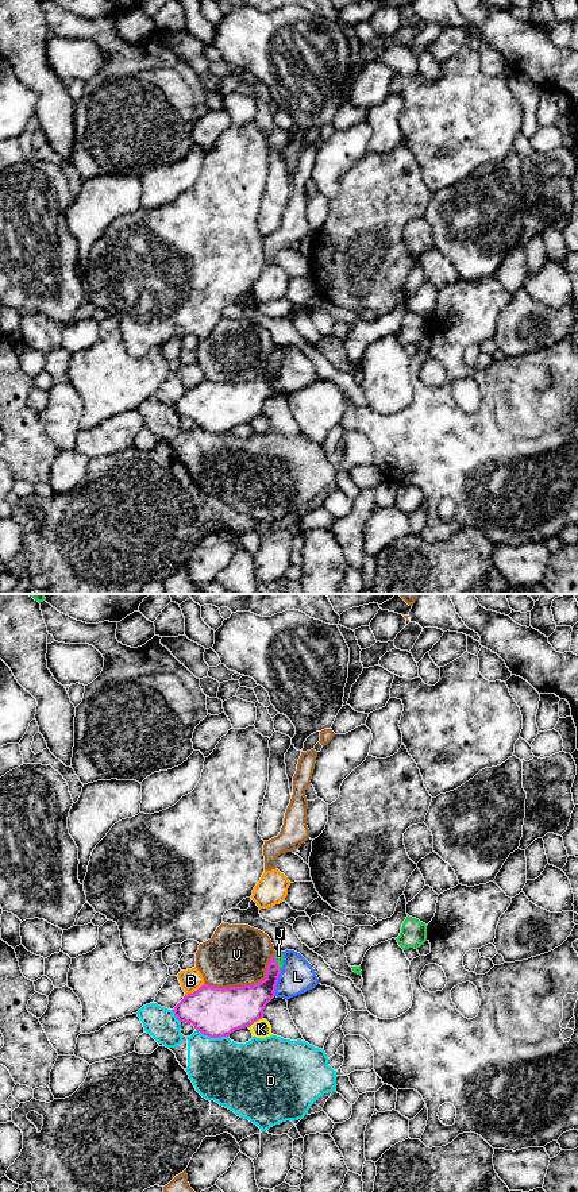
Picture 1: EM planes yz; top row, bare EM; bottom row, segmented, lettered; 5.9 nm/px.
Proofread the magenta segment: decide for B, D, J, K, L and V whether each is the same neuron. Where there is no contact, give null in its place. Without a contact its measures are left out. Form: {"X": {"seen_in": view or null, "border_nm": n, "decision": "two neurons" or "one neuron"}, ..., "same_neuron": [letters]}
{"B": {"seen_in": "yz", "border_nm": 140, "decision": "two neurons"}, "D": {"seen_in": "yz", "border_nm": 200, "decision": "two neurons"}, "J": {"seen_in": "yz", "border_nm": 100, "decision": "one neuron"}, "K": {"seen_in": "yz", "border_nm": 110, "decision": "two neurons"}, "L": {"seen_in": "yz", "border_nm": 170, "decision": "two neurons"}, "V": {"seen_in": "yz", "border_nm": 460, "decision": "two neurons"}, "same_neuron": ["J"]}

